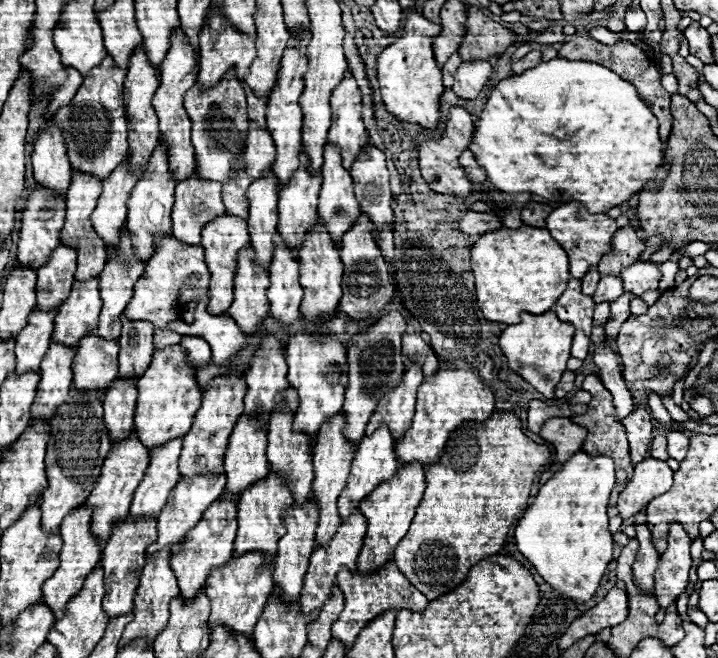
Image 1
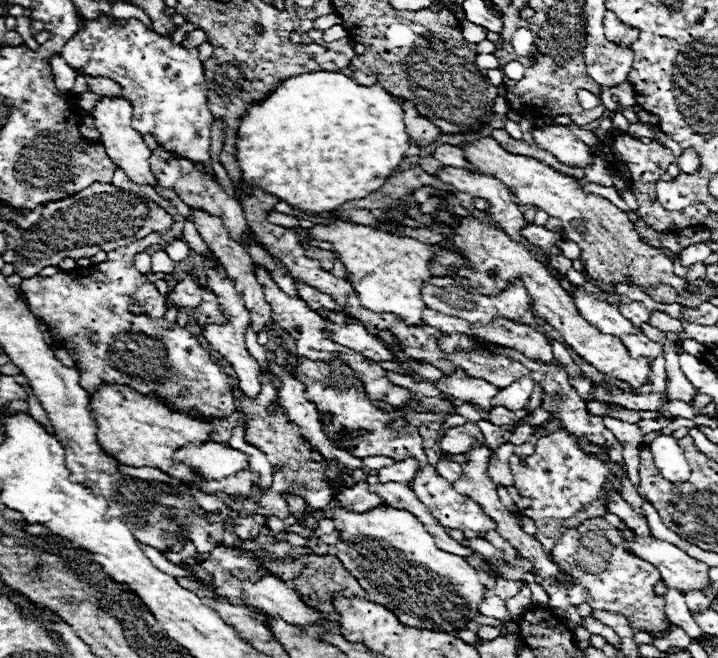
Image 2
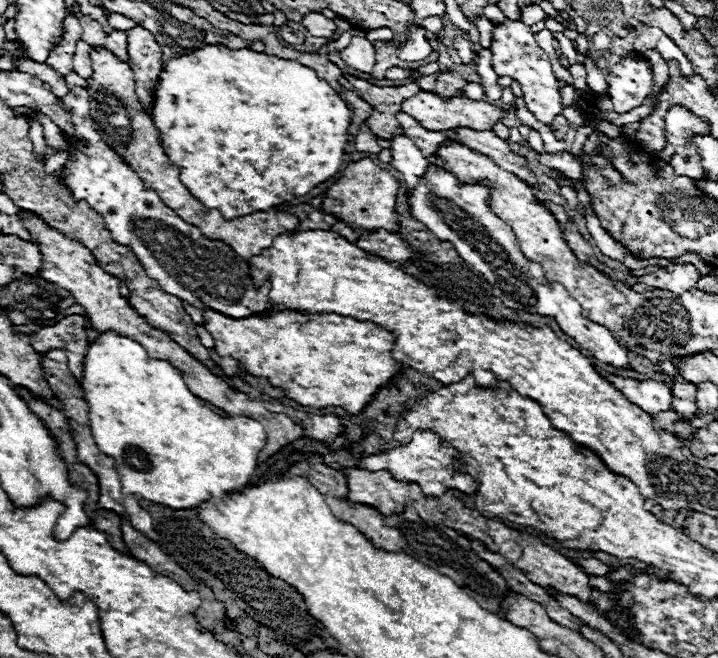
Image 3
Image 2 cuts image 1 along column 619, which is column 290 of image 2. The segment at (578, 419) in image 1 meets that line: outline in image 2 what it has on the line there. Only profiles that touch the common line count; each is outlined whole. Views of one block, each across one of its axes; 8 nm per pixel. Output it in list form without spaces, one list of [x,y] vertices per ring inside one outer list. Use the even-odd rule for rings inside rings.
[[[260,370],[260,394],[256,398],[248,398],[244,394],[240,394],[240,410],[244,414],[244,438],[248,444],[256,446],[258,450],[262,450],[266,454],[266,458],[272,464],[282,464],[284,468],[274,476],[272,488],[261,496],[259,501],[258,513],[264,516],[274,515],[280,519],[290,516],[286,497],[284,494],[292,494],[292,496],[302,496],[306,502],[308,510],[320,510],[324,506],[328,506],[330,500],[334,500],[334,496],[338,494],[340,488],[350,488],[356,482],[364,482],[368,478],[368,474],[364,470],[348,470],[346,466],[328,460],[330,464],[338,466],[342,470],[342,474],[330,482],[326,478],[326,468],[320,462],[314,462],[312,452],[316,450],[300,432],[300,426],[290,422],[288,416],[282,412],[280,404],[278,404],[280,396],[278,396],[278,378],[272,372],[264,372]]]

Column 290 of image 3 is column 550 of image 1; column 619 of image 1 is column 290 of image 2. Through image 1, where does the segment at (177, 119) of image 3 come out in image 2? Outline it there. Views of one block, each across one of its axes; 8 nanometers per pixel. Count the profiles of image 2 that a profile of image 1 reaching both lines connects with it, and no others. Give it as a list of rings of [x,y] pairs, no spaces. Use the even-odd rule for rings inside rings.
[[[304,72],[288,76],[264,100],[246,106],[246,116],[240,120],[238,128],[236,160],[242,182],[310,214],[330,212],[348,200],[364,198],[382,188],[384,180],[398,168],[404,152],[410,148],[404,110],[392,94],[378,82],[370,88],[360,86],[340,72]]]

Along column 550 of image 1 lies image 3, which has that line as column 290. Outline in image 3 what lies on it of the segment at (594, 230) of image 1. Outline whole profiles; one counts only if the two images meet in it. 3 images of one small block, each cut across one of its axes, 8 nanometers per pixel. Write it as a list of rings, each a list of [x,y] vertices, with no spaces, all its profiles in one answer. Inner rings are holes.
[[[94,48],[92,52],[92,68],[94,74],[88,80],[88,96],[90,96],[90,116],[94,120],[96,132],[102,136],[102,140],[120,156],[128,160],[132,170],[140,176],[146,188],[152,188],[158,192],[160,200],[176,210],[180,218],[184,218],[188,224],[194,224],[200,228],[200,232],[208,240],[222,240],[228,244],[238,256],[244,260],[250,260],[252,256],[258,256],[264,248],[272,246],[272,240],[284,232],[296,232],[298,230],[298,218],[290,212],[274,207],[268,212],[254,212],[242,218],[224,220],[220,210],[206,208],[192,192],[180,182],[180,170],[176,164],[172,164],[162,148],[160,132],[154,126],[154,122],[144,112],[134,86],[134,72],[132,68],[118,60],[110,50],[106,48]]]

